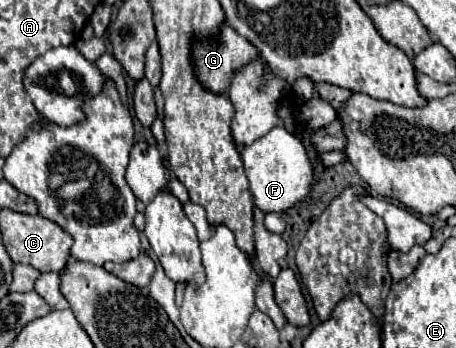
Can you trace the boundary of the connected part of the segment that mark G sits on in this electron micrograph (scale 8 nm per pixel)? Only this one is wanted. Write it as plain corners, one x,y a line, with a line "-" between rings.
227,20
221,24
221,32
217,34
217,38
199,36
199,38
191,40
191,66
193,66
195,78
201,82
201,86
205,90
209,90
213,94
229,94
235,72
259,58
261,58
261,52
247,38
237,34

